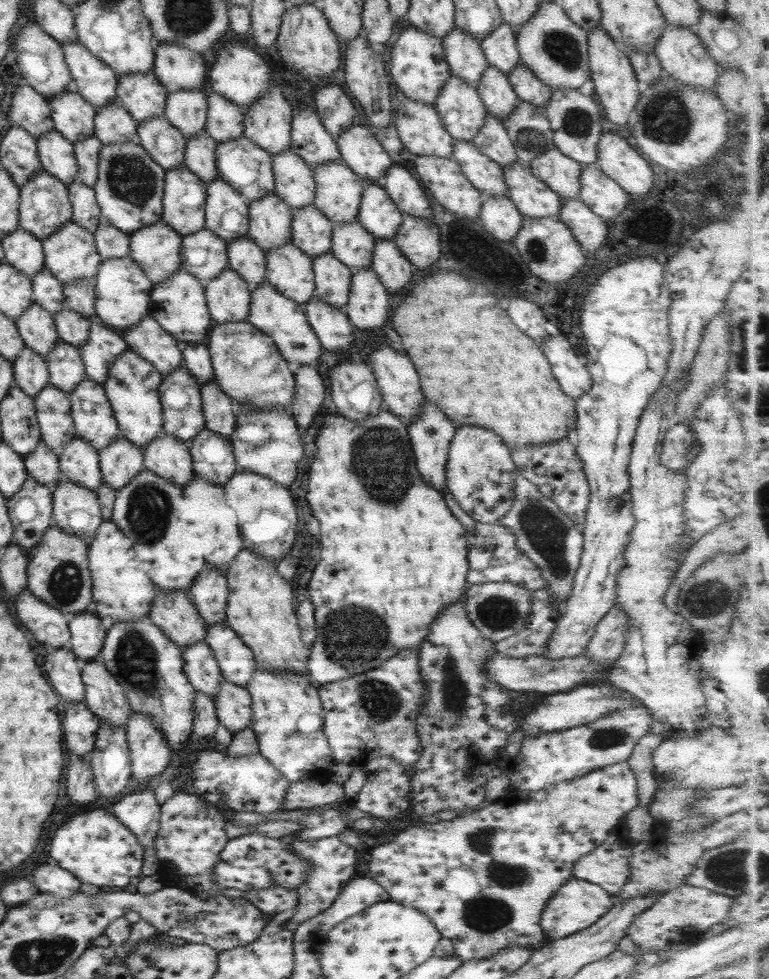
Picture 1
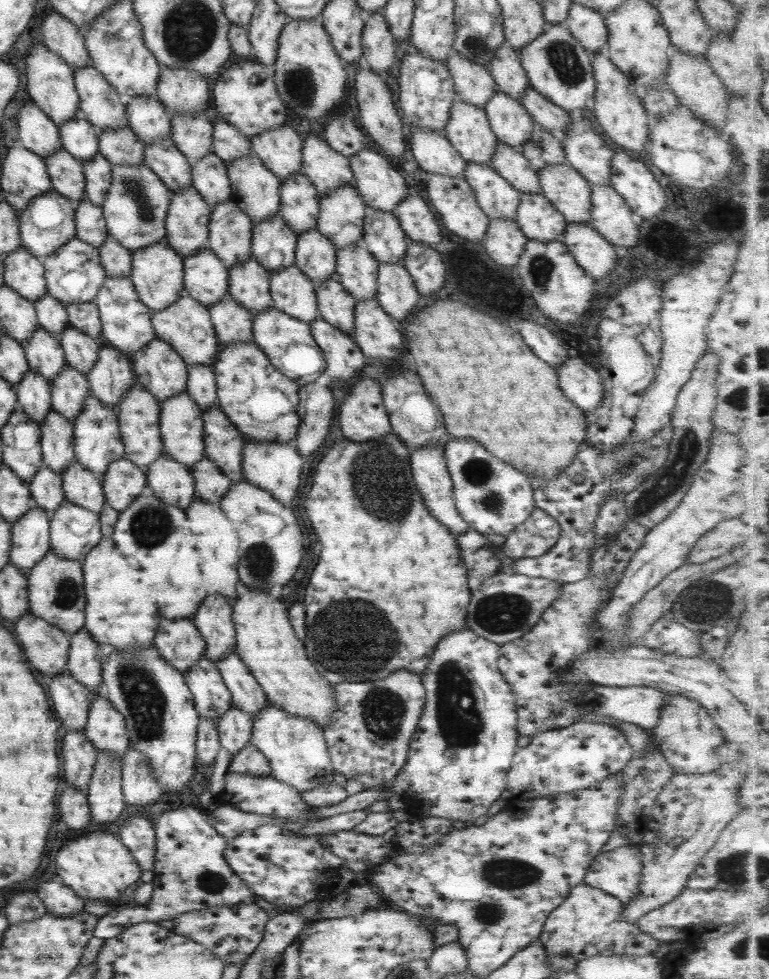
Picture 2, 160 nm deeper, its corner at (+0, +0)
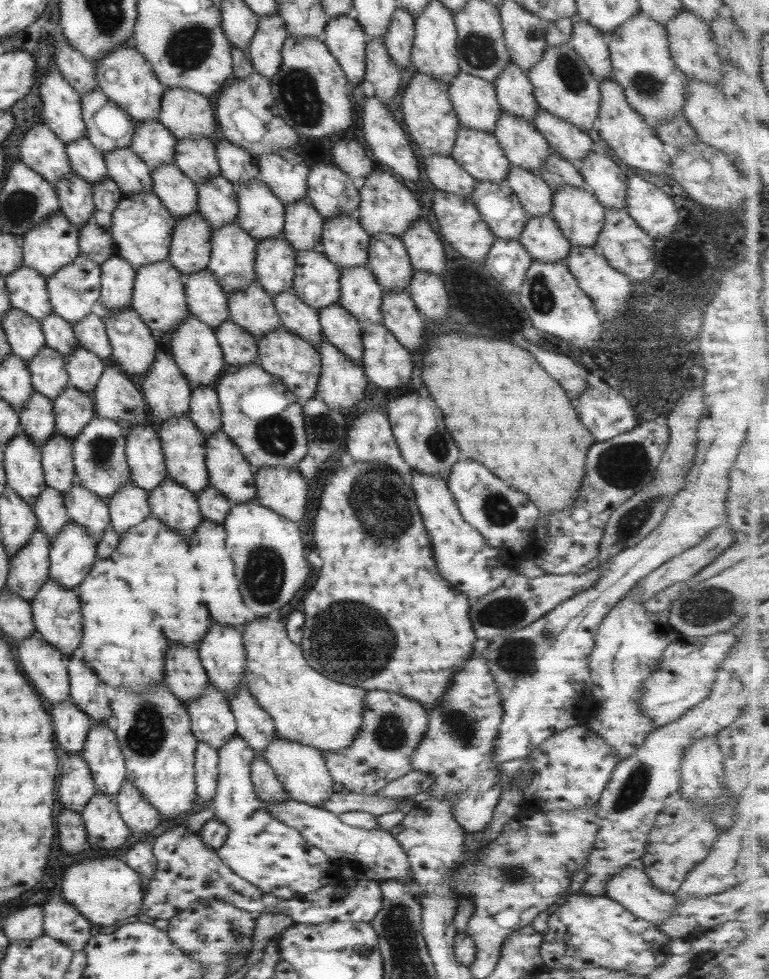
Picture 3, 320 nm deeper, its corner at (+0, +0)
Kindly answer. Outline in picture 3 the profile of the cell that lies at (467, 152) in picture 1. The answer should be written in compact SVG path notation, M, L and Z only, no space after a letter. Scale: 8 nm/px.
M475 181L469 198L494 238L517 241L528 216L505 181L499 184Z

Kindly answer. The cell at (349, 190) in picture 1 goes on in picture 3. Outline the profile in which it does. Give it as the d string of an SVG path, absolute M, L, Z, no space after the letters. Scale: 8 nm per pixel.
M337 213L322 224L319 250L335 268L367 266L369 235L354 216Z

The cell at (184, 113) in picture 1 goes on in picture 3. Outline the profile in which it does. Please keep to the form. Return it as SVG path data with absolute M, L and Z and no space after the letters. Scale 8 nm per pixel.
M186 136L176 141L172 162L196 186L219 175L214 138Z

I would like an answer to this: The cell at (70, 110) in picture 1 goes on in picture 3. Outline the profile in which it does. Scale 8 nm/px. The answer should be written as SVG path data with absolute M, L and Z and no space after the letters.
M84 135L75 142L67 142L64 145L68 156L69 169L76 173L89 186L103 181L106 168L102 152L97 150Z

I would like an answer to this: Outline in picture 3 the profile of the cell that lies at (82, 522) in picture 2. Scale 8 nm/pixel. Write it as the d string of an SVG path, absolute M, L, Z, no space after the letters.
M68 520L49 544L48 578L65 590L74 590L95 562L96 542L86 533L84 526Z

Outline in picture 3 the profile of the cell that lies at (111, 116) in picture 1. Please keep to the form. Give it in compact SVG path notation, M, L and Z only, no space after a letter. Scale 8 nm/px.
M129 146L103 152L106 175L121 192L122 199L151 189L150 169Z

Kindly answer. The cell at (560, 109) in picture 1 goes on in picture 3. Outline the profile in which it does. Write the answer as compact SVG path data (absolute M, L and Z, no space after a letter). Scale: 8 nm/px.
M590 150L576 165L583 190L591 194L604 209L625 209L625 172L628 167L604 155L603 151Z

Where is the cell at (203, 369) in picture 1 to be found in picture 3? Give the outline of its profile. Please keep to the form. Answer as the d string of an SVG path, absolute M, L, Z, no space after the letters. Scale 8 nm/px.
M214 384L191 387L186 416L204 436L220 430L220 410Z

